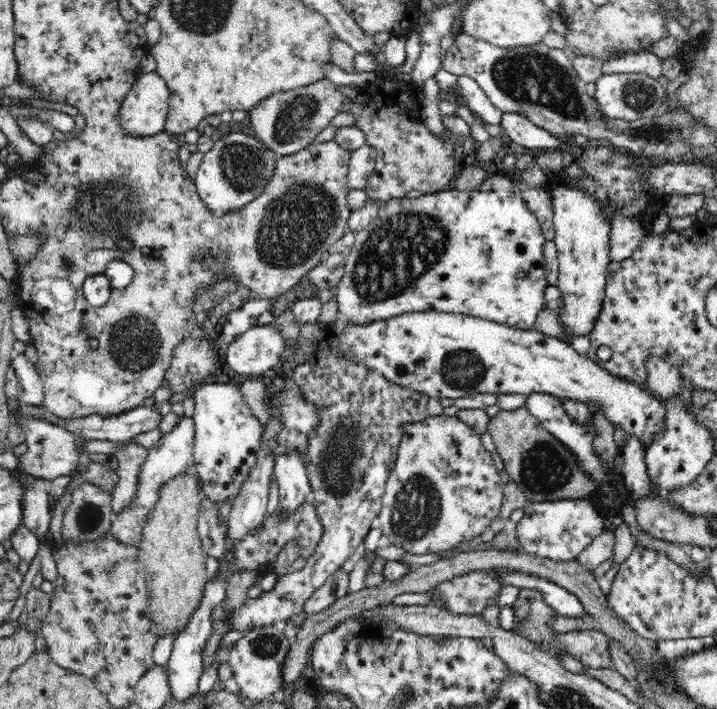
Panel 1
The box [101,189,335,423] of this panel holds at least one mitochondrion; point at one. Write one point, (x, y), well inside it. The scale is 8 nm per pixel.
(135, 343)

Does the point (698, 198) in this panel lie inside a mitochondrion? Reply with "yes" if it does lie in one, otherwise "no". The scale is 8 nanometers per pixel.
no

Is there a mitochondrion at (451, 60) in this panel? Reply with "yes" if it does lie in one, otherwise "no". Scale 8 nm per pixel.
no

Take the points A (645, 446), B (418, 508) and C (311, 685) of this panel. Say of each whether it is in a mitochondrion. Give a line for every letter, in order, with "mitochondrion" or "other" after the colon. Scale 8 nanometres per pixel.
A: other
B: mitochondrion
C: other

